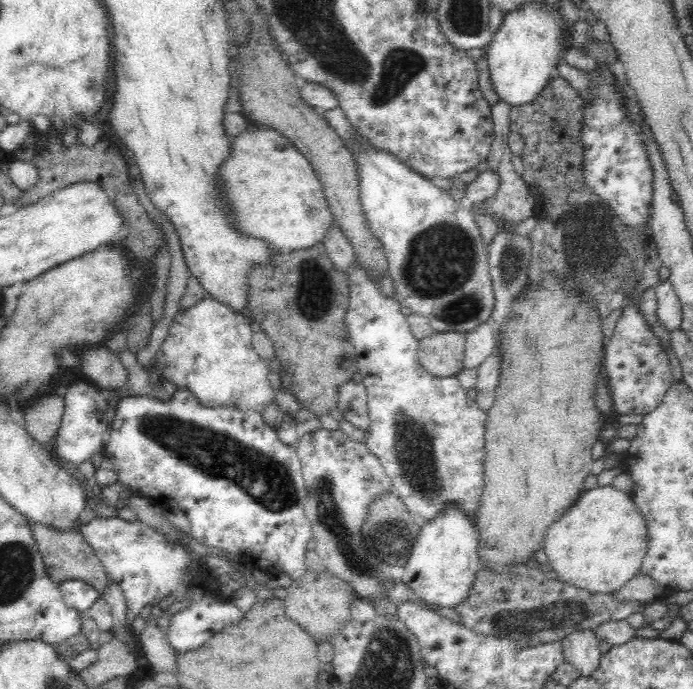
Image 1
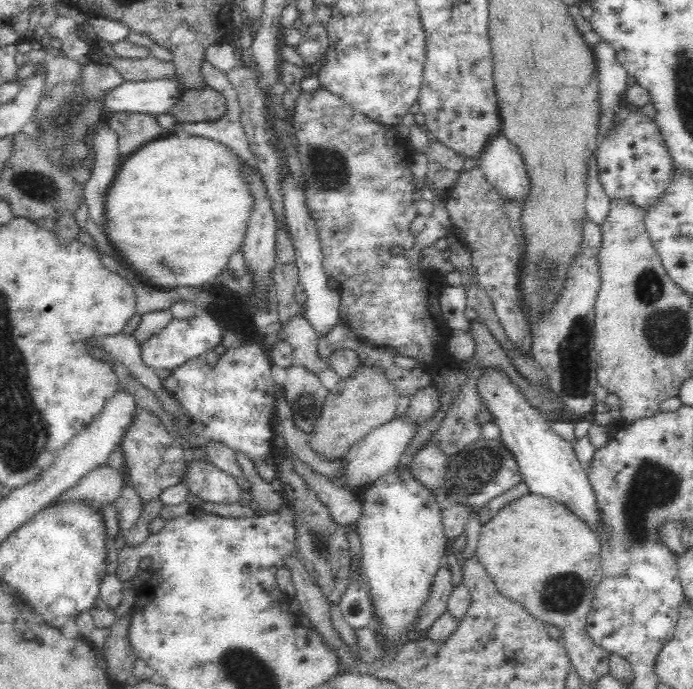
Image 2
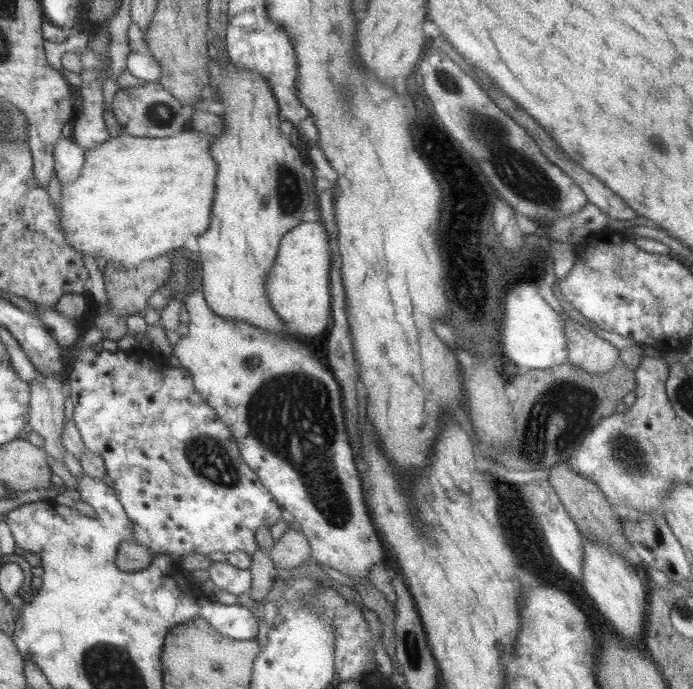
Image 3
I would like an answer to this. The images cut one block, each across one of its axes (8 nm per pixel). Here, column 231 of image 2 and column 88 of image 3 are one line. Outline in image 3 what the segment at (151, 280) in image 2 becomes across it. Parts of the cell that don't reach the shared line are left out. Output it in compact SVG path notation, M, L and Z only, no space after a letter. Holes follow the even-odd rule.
M181 131L178 135L171 135L168 137L136 137L133 135L120 134L116 137L110 137L109 140L95 148L84 151L83 167L79 177L75 181L63 183L60 186L61 194L59 199L58 216L60 218L61 232L65 243L73 248L80 257L85 255L95 259L102 257L107 262L113 260L119 262L126 267L137 268L145 260L154 260L157 256L170 255L173 250L180 248L185 242L185 236L191 234L197 236L209 227L211 218L211 207L214 193L215 175L217 175L217 166L211 158L211 140L208 136L199 134L196 131Z

